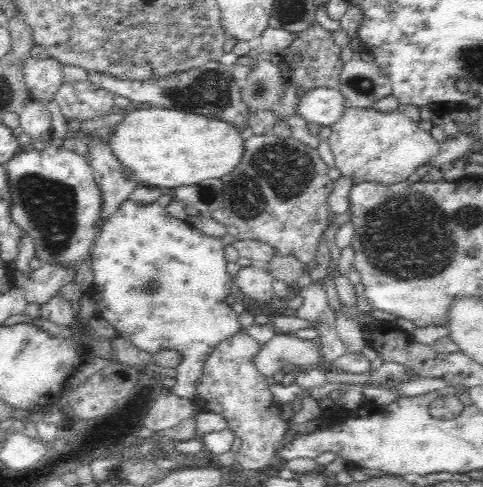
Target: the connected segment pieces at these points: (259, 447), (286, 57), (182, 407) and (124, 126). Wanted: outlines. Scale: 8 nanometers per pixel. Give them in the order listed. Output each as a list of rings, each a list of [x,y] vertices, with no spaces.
[[[241,329],[234,336],[219,342],[204,363],[196,397],[196,406],[201,412],[221,414],[225,419],[227,428],[237,441],[233,448],[236,463],[244,470],[256,471],[272,467],[278,457],[276,444],[287,433],[287,425],[281,418],[267,377],[254,366],[254,356],[260,346],[247,329]]]
[[[316,22],[310,28],[294,33],[292,46],[280,56],[272,55],[272,62],[282,71],[284,86],[296,84],[304,90],[320,86],[337,88],[339,72],[343,66],[340,53],[341,50],[336,46],[332,32]]]
[[[162,386],[161,392],[154,400],[152,407],[148,410],[147,416],[144,420],[144,427],[148,428],[154,433],[178,426],[183,420],[193,417],[194,400],[186,399],[168,390]]]
[[[150,107],[125,112],[107,141],[118,162],[141,186],[177,189],[228,174],[242,158],[243,140],[234,125],[216,117]]]

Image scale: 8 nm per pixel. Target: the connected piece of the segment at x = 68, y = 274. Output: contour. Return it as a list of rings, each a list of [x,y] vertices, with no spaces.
[[[42,264],[40,268],[30,271],[14,270],[15,286],[22,289],[28,304],[44,306],[53,296],[60,293],[64,284],[75,280],[75,274],[68,267]]]

